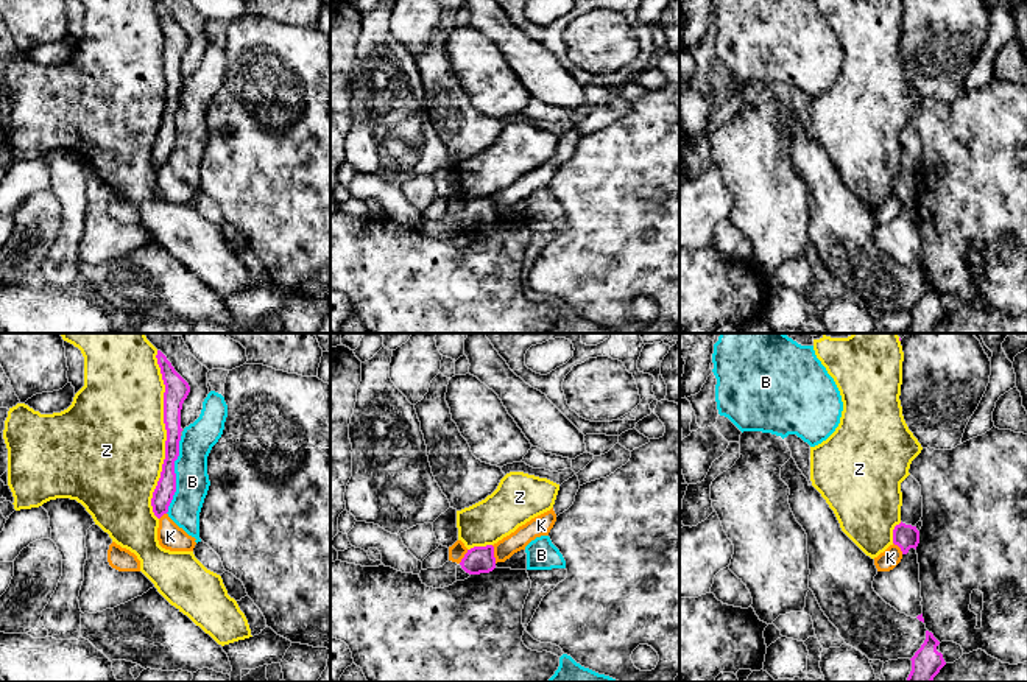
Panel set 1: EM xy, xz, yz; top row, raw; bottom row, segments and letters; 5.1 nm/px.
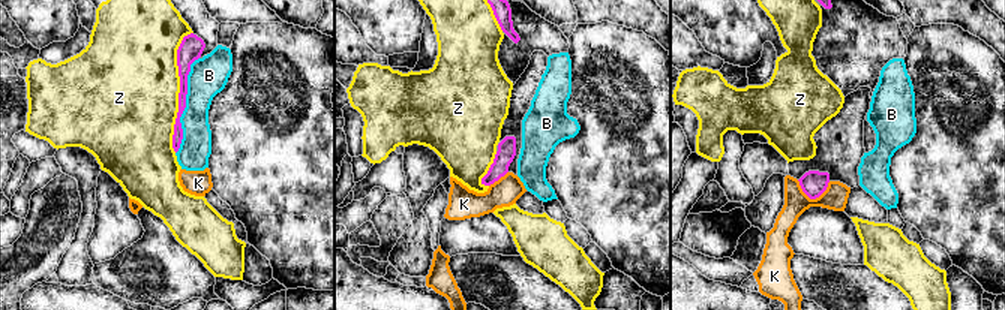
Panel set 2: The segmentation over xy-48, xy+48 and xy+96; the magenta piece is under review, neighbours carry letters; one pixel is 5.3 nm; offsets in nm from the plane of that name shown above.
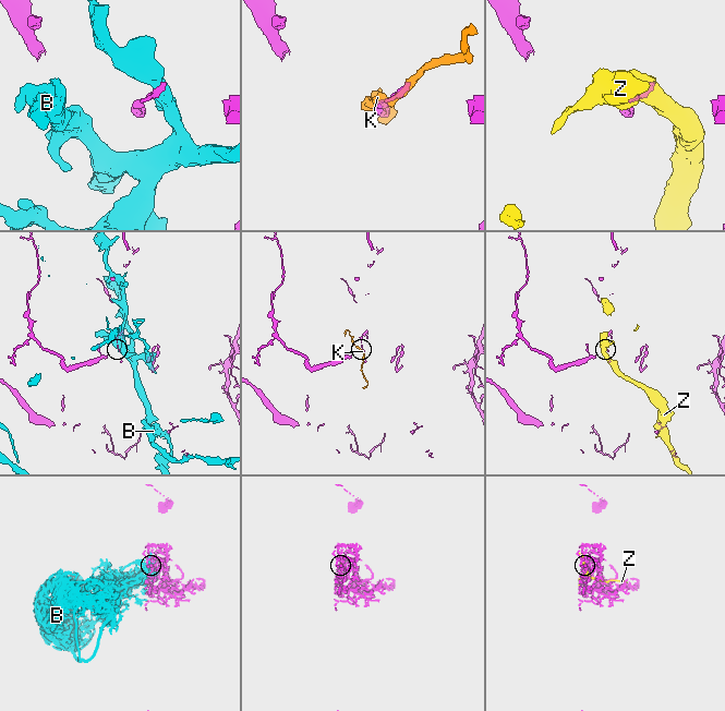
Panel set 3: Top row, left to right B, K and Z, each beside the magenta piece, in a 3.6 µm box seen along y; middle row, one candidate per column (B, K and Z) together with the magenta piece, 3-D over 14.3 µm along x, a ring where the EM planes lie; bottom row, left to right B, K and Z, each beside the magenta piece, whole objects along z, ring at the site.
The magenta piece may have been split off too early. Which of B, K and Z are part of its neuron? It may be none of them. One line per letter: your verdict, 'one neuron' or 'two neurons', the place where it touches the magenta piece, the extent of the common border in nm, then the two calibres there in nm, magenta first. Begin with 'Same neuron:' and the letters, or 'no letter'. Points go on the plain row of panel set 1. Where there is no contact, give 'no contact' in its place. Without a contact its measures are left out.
Same neuron: no letter
B: two neurons | xy (175, 126) | 400 nm | 110/180 nm
K: two neurons | xz (493, 206) | 100 nm | 140/100 nm
Z: two neurons | xy (167, 86) | 850 nm | 130/480 nm

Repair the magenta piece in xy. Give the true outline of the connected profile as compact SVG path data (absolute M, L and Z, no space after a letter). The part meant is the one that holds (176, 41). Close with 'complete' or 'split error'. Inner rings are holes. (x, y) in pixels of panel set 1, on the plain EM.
M157 2L157 16L161 19L165 36L164 44L164 75L167 81L165 111L162 115L161 129L153 143L151 157L157 170L168 163L168 157L176 143L175 112L179 107L181 92L181 61L190 44L189 34L175 22L167 8Z; complete

